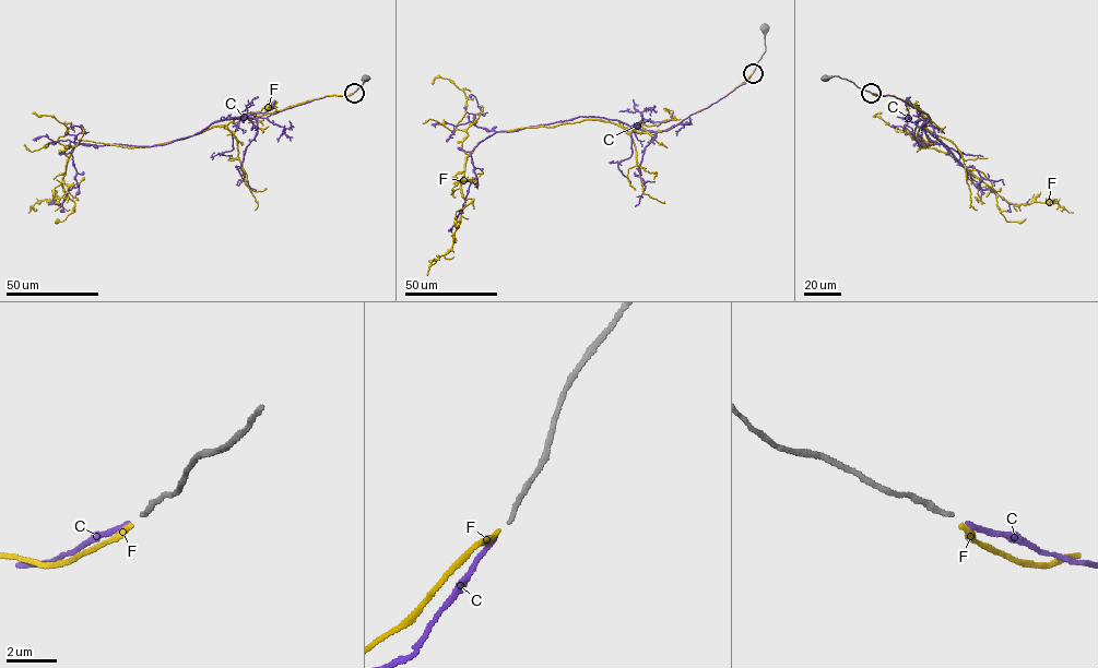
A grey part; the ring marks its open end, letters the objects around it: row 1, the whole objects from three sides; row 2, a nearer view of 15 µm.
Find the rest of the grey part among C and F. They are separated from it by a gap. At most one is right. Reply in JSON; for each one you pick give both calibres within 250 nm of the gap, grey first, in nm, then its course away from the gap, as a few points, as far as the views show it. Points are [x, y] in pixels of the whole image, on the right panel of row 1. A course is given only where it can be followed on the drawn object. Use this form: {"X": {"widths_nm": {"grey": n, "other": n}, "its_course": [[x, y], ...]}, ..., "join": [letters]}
{"C": {"widths_nm": {"grey": 180, "other": 190}, "its_course": [[872, 93], [930, 118], [917, 122], [913, 138], [921, 146], [947, 146], [977, 188], [1011, 204], [1029, 199]]}, "join": ["C"]}

